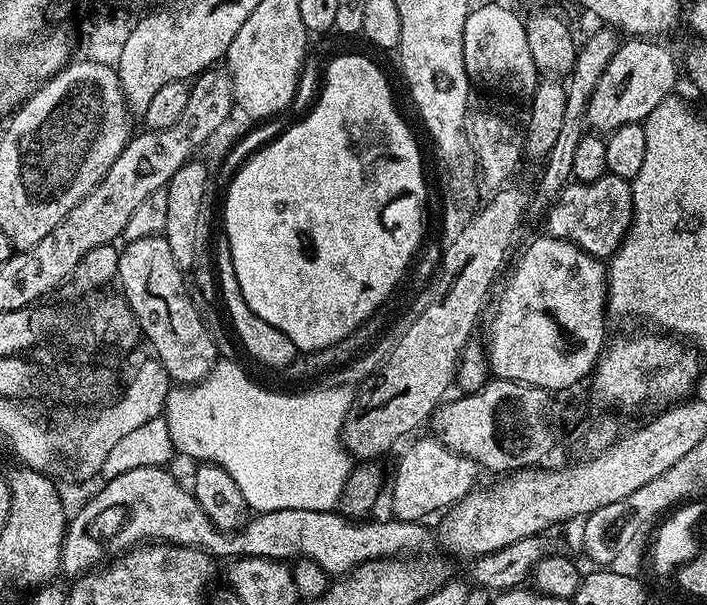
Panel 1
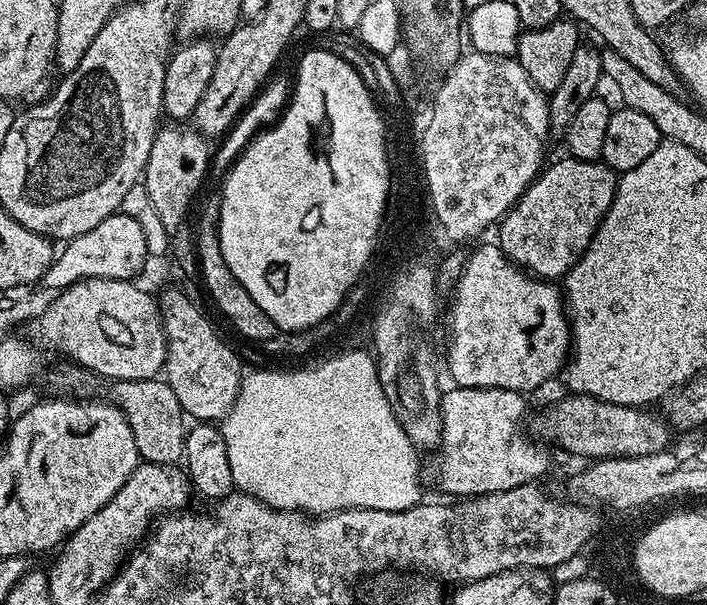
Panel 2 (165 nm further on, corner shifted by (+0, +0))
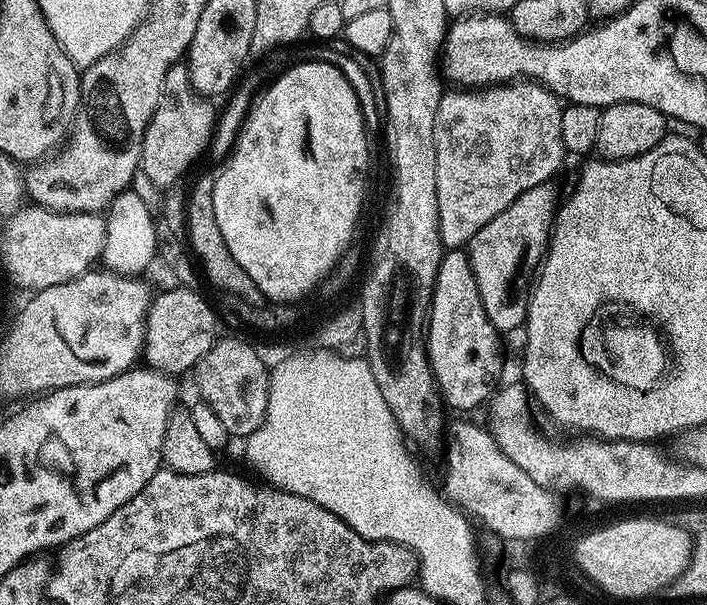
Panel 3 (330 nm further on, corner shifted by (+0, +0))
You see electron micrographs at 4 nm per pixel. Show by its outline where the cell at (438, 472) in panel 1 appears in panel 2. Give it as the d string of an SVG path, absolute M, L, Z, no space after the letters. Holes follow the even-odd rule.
M449 387L441 395L442 434L436 460L436 484L452 498L475 498L489 496L491 492L514 490L523 484L539 481L539 476L548 468L549 449L535 439L528 440L524 433L524 415L528 404L523 395L514 390L501 388L458 388Z

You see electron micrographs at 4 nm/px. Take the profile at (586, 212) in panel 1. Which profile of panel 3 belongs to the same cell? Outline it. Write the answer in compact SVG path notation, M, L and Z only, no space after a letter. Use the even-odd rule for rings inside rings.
M549 182L526 190L526 194L522 194L514 203L506 206L506 210L502 210L502 214L490 218L490 222L486 222L486 226L482 226L482 230L478 230L478 234L474 234L474 238L468 241L466 245L468 261L472 267L482 304L486 310L486 318L490 318L496 331L501 334L512 332L515 328L516 331L523 329L524 322L528 318L530 285L548 254L548 245L556 219L558 196L556 200L554 185L555 183Z

